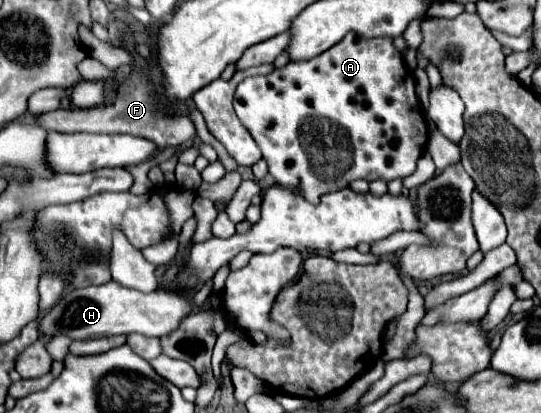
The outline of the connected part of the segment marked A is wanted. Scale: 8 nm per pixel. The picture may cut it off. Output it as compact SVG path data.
M347 35L347 39L343 39L343 43L337 43L335 47L327 49L323 55L317 55L315 59L307 59L307 61L291 61L281 69L275 69L269 75L255 75L255 77L247 77L243 83L239 83L237 91L235 91L235 111L237 117L241 119L241 123L247 127L247 131L253 135L255 143L259 145L263 159L269 165L269 173L273 175L273 179L289 189L289 191L299 191L307 201L311 203L319 203L319 195L331 193L331 191L339 191L343 187L347 187L351 181L355 179L367 179L367 181L375 181L375 179L397 179L397 177L407 177L415 171L417 167L417 159L421 157L421 153L425 151L425 143L429 139L429 129L427 129L427 121L425 121L425 113L423 107L415 95L415 81L411 77L411 71L405 67L401 53L393 47L391 39L359 39L359 35Z

